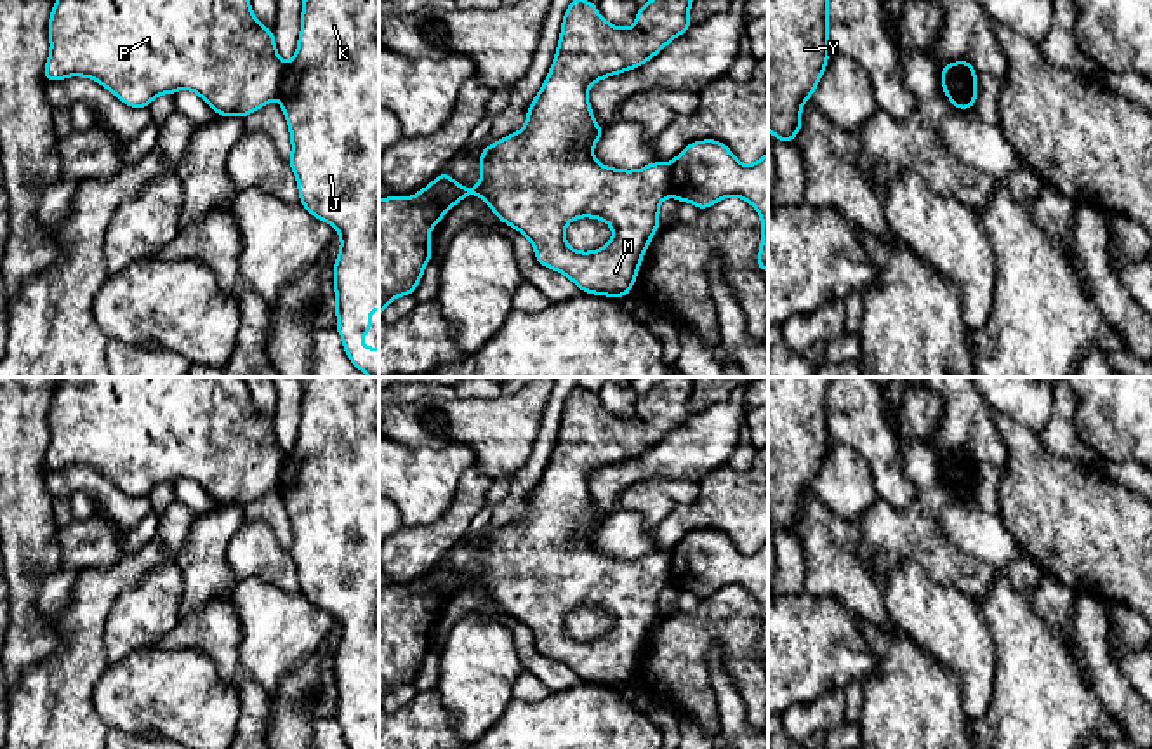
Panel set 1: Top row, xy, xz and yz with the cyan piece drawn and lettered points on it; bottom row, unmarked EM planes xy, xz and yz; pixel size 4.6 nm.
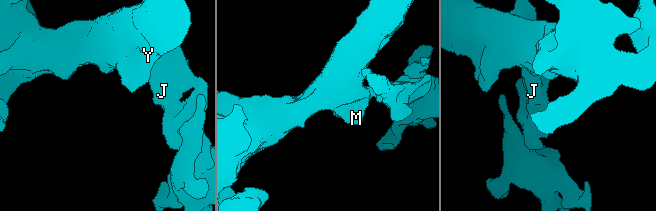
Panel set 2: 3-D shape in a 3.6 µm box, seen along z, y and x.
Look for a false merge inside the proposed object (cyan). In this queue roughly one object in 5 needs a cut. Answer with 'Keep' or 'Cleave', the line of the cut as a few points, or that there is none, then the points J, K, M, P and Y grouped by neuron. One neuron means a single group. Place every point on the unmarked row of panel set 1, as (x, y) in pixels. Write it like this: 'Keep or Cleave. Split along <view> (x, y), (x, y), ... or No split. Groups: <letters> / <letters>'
Cleave. Split along yz (975, 463), (942, 466). Groups: J K / M P Y

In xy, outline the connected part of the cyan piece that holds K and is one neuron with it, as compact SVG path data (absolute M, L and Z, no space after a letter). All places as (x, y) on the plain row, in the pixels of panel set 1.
M304 377L304 396L301 403L301 426L294 448L283 455L283 466L276 488L281 492L292 528L292 546L288 549L301 582L299 593L306 600L334 615L341 624L341 641L334 652L334 678L335 678L335 700L337 721L341 723L344 740L349 749L379 749L379 737L363 737L361 725L372 719L372 706L368 699L379 699L379 377Z

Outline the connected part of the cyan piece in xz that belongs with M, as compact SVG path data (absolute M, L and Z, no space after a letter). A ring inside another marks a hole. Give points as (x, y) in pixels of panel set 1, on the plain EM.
M664 377L646 394L638 396L632 417L612 415L598 403L598 394L580 386L573 388L561 412L558 440L549 464L535 485L526 502L526 514L509 523L480 544L481 572L466 579L445 560L417 584L408 587L389 586L379 589L379 706L382 699L398 685L412 685L420 671L424 657L433 646L429 620L441 610L445 601L469 584L481 586L499 610L523 622L535 640L539 653L568 666L582 681L626 686L638 666L641 646L660 613L659 594L671 584L671 553L652 551L638 560L605 556L593 546L596 530L603 525L591 500L587 480L593 473L612 464L629 461L645 454L659 443L671 429L690 419L688 401L693 389L693 377ZM577 606L594 606L605 610L613 619L613 627L594 641L577 641L565 631L566 613Z

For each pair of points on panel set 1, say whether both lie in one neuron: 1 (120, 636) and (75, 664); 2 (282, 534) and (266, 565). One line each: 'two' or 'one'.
1: two
2: two

